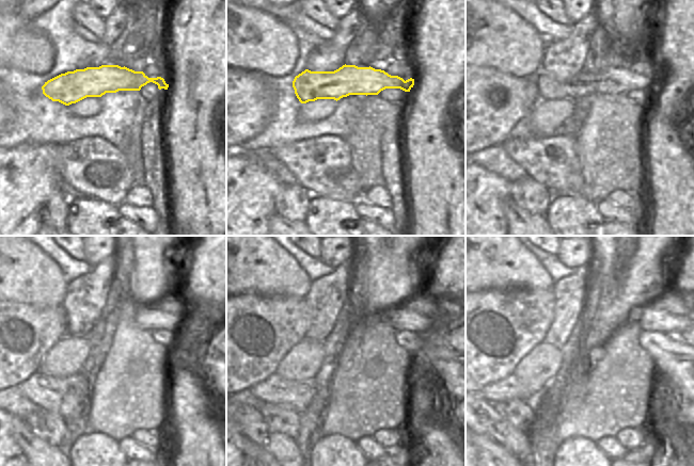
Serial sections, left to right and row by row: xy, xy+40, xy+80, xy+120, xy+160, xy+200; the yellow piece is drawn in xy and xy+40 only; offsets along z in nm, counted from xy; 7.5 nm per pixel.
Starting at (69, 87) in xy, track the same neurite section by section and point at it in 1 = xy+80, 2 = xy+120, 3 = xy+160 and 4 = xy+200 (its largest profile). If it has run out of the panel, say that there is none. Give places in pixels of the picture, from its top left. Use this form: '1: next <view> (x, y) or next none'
1: next xy+80 (613, 80)
2: next xy+120 (147, 318)
3: next xy+160 (399, 319)
4: next xy+200 (650, 320)

